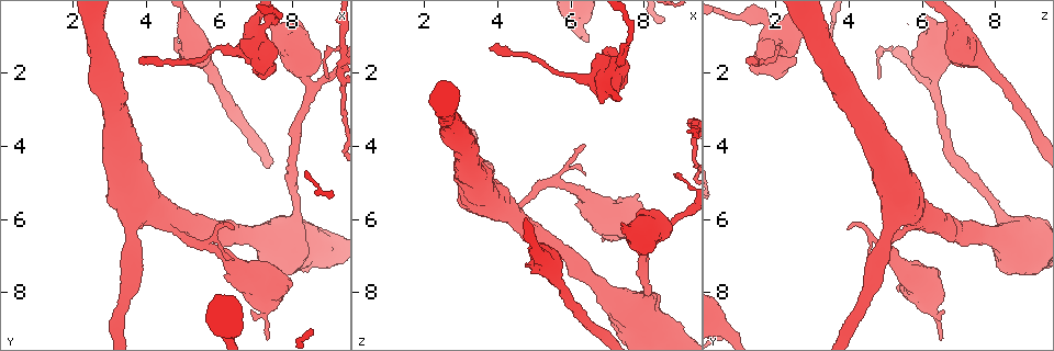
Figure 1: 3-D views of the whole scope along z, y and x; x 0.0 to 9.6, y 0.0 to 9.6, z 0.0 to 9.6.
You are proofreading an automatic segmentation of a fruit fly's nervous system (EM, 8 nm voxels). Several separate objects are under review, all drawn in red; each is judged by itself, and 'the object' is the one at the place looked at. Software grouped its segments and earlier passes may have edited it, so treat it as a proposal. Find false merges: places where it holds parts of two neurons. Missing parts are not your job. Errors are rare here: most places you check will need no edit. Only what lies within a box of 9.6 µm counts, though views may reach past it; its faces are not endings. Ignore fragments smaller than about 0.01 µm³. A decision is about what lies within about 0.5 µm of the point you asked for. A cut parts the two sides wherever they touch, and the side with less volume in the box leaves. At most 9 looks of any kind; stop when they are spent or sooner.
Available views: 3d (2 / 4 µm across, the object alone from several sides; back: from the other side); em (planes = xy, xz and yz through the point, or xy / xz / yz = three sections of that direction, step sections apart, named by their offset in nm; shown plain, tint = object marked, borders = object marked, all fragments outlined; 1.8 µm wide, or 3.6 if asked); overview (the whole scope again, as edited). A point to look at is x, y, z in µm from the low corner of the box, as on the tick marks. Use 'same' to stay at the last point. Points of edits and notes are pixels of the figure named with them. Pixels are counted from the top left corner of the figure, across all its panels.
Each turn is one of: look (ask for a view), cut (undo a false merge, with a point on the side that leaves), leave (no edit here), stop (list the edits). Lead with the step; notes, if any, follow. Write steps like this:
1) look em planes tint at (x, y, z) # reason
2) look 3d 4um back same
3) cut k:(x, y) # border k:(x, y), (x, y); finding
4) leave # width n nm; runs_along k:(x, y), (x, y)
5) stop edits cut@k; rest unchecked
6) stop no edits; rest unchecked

look 3d 4um at (8.25, 1.70, 6.35) # thick turns thin

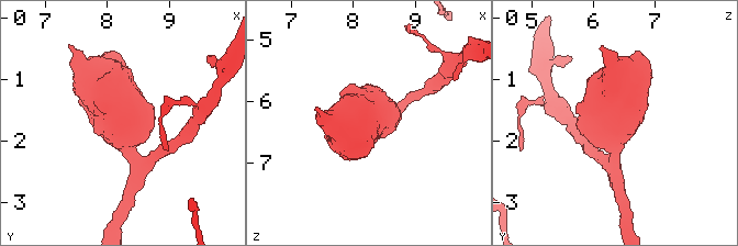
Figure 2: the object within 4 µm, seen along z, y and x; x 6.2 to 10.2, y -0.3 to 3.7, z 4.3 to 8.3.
look em 3.6um planes tint at (8.20, 1.65, 6.30)

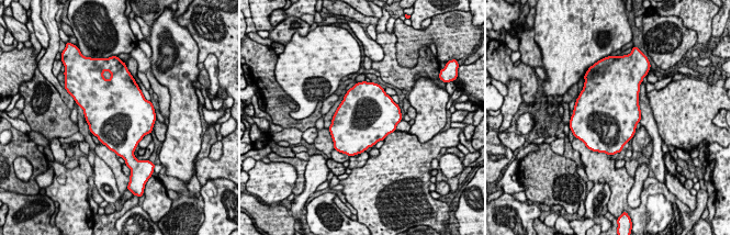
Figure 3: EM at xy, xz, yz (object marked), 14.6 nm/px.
leave # continuous, no second neuron

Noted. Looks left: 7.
look 3d 4um at (5.15, 0.70, 7.00) # sudden change in width

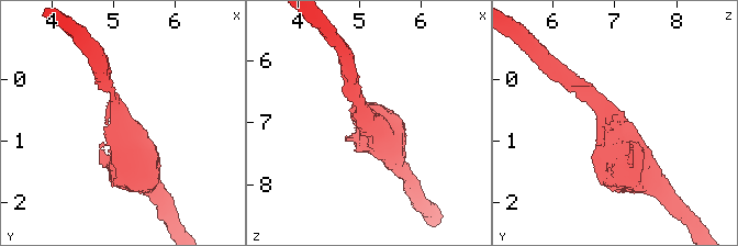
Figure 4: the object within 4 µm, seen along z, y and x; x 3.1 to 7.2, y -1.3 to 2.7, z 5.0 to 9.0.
look em 3.6um yz step 4 tint at (5.15, 0.70, 7.00)

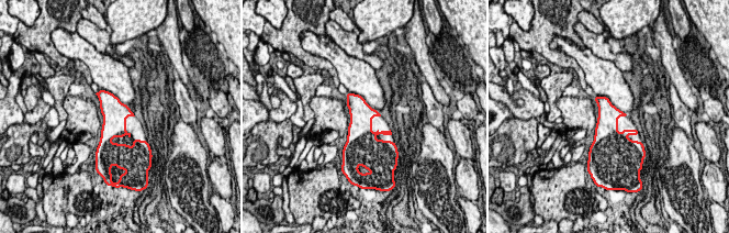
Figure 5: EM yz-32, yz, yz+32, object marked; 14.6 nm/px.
look em 3.6um planes borders same

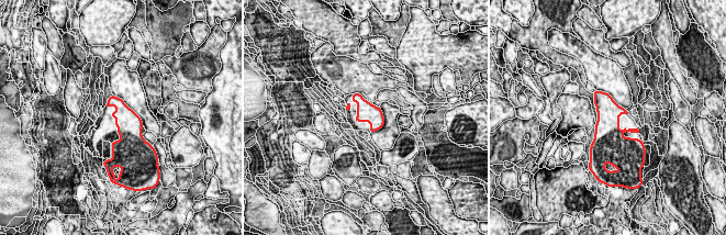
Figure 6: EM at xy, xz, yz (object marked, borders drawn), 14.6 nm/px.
leave # one neuron here

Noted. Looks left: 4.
look em 3.6um yz step 4 tint at (7.20, 6.50, 8.20) # thick turns thin

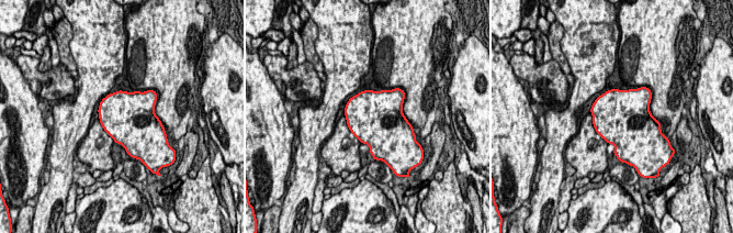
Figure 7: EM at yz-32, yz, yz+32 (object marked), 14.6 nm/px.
look em 3.6um planes tint same # cut it another way

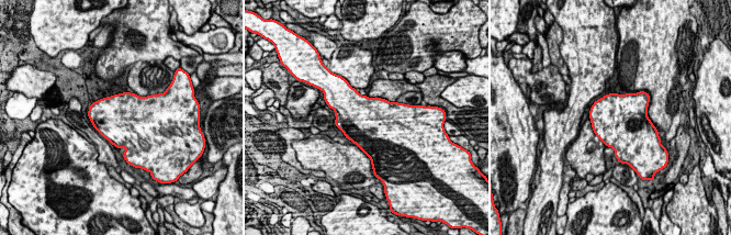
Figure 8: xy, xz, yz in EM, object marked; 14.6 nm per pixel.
leave # continuous, no second neuron

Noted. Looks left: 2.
look 3d 4um at (7.25, 8.60, 6.35) # calibre changes

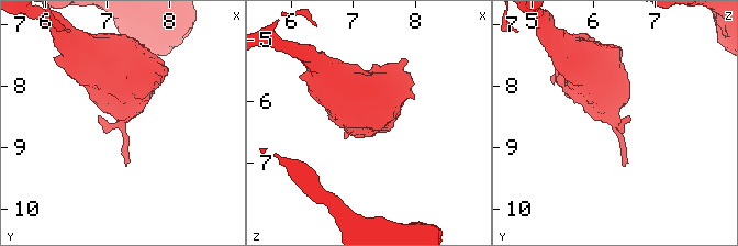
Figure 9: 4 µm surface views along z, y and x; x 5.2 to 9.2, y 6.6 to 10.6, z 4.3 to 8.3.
look em 3.6um planes tint at (7.20, 8.60, 6.35) # shape alone is not enough

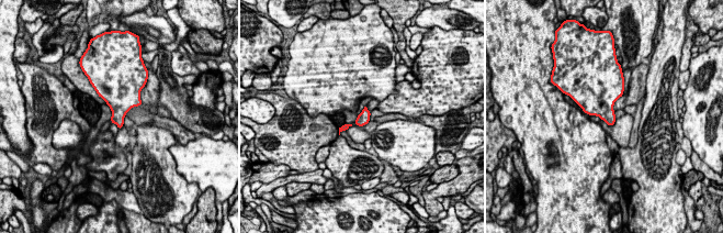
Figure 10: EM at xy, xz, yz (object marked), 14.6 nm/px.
leave # all the same neuron

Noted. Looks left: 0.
stop no edits; rest unchecked

